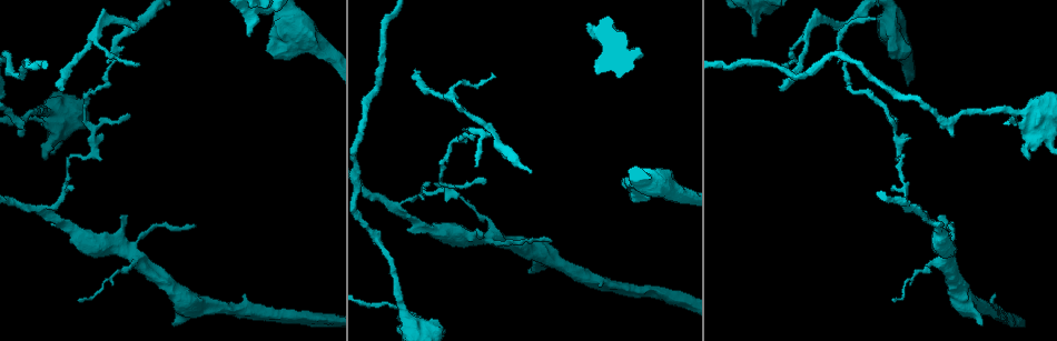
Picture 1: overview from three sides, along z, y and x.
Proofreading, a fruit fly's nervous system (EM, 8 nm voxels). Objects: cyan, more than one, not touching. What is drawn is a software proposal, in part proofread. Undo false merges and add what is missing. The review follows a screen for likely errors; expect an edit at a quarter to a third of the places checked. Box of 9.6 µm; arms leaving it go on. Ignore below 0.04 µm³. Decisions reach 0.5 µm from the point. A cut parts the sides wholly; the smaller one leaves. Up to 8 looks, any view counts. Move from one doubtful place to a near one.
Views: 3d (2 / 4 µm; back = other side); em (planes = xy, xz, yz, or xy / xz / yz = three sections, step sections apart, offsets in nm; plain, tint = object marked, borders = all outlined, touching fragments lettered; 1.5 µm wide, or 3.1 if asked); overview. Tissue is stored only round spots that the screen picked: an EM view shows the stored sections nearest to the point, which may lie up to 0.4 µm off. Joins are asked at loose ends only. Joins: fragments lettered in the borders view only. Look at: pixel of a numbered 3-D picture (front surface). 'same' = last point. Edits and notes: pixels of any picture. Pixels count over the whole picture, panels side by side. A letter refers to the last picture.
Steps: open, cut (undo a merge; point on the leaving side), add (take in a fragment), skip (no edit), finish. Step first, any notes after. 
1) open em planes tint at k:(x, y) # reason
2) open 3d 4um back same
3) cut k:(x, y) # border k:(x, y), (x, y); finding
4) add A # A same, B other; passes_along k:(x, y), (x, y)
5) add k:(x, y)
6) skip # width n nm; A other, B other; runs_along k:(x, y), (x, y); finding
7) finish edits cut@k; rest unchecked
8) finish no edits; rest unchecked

open em planes borders at 1:(755, 37)

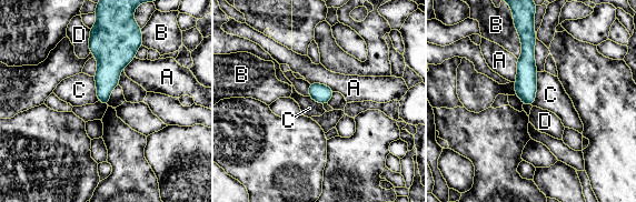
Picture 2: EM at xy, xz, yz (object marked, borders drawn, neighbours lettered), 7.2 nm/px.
skip # A other, B other, C other, D other; runs_along 2:(527, 39), (527, 97), (530, 102); no lettered fragment goes on from it

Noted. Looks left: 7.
open em planes borders at 1:(134, 29) # arms part here

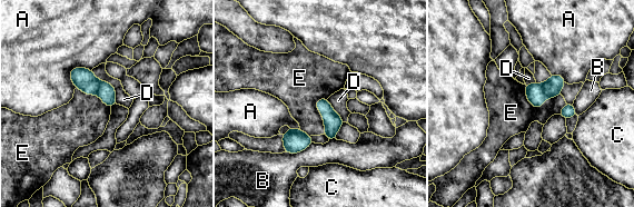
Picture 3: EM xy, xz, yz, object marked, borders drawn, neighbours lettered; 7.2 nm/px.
cut 3:(82, 78) # width 120 nm; A other, B other, C other, D other, E other; border 3:(100, 81), (96, 94); a second cell is stuck on

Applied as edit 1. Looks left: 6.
open overview # see it whole again

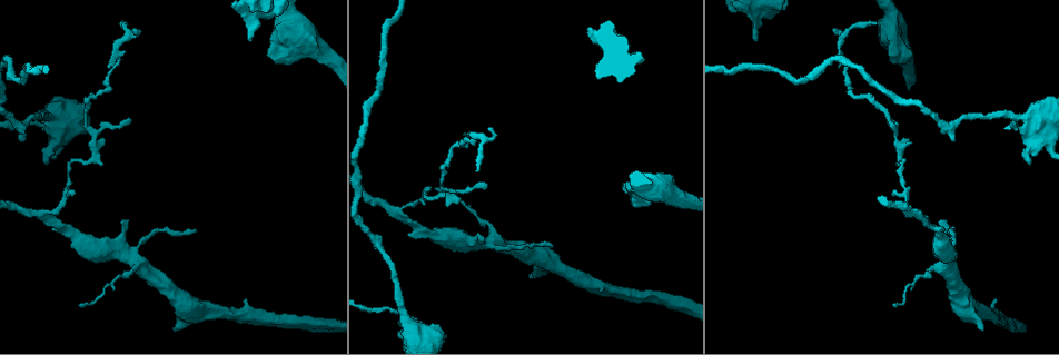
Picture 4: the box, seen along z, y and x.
open 3d 4um at 4:(396, 214) # sudden change in width

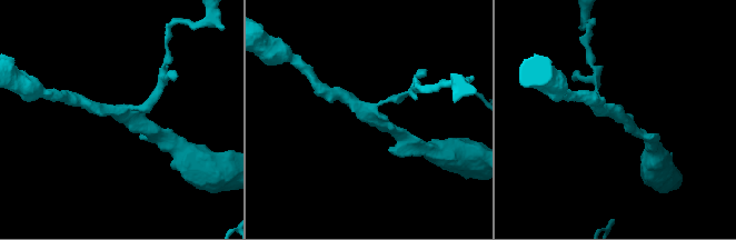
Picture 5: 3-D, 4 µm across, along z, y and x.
open em planes borders at 5:(621, 115) # arms 3; shape alone is not enough

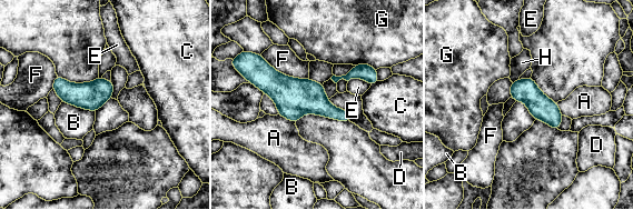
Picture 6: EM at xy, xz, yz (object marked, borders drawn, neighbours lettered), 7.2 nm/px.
skip # A other, B other, C other, D other, E other, F other, G other, H other; border 6:(278, 113), (295, 122); one cell here

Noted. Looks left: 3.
finish edits cut@3; rest unchecked

